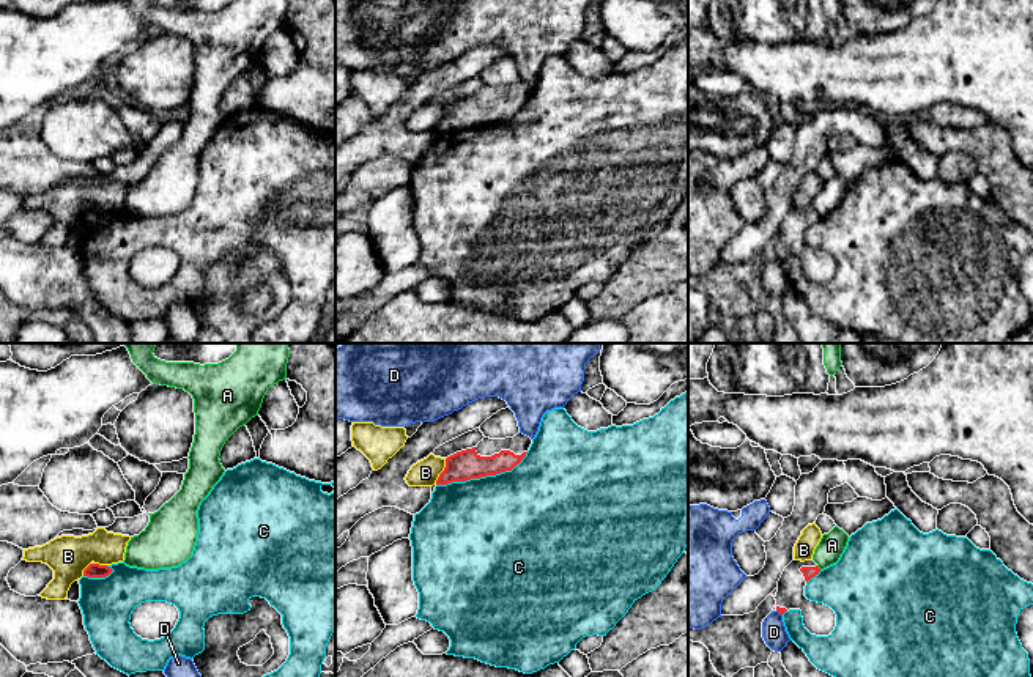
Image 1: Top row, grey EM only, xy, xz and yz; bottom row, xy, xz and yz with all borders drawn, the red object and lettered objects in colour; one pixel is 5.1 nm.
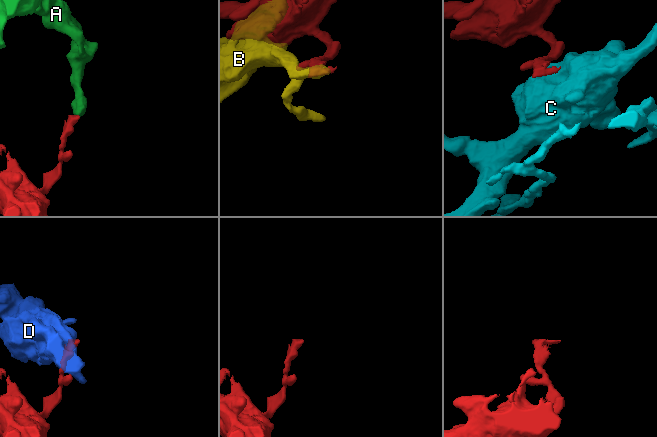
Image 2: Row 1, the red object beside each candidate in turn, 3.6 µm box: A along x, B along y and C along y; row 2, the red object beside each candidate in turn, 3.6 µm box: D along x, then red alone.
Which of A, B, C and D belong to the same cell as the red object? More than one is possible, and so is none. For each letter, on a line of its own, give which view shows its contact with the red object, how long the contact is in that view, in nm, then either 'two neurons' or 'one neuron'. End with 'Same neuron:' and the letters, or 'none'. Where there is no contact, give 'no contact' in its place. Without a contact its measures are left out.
A: meets red in yz; contact 40 nm long; two neurons
B: meets red in xz; contact 150 nm long; two neurons
C: meets red in xz; contact 500 nm long; two neurons
D: meets red in yz; contact 50 nm long; two neurons
Same neuron: none

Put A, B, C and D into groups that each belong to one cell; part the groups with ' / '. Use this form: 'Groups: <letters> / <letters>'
Groups: A / B / C / D

